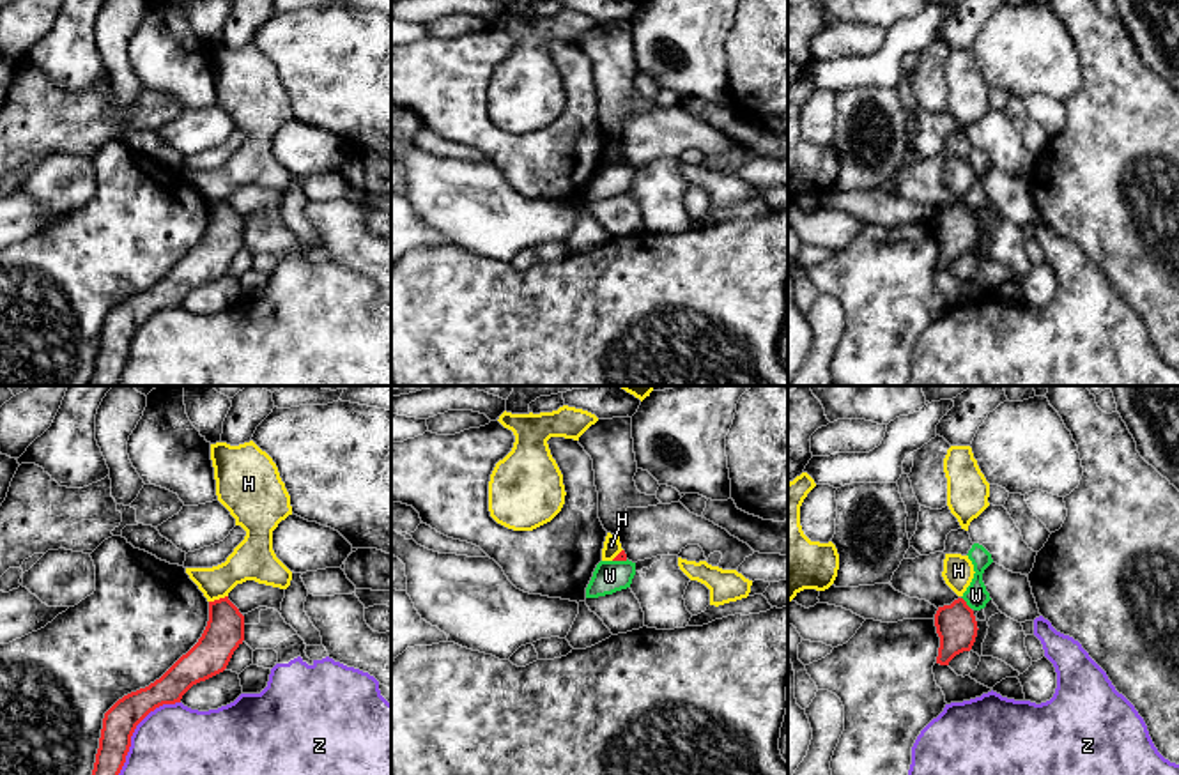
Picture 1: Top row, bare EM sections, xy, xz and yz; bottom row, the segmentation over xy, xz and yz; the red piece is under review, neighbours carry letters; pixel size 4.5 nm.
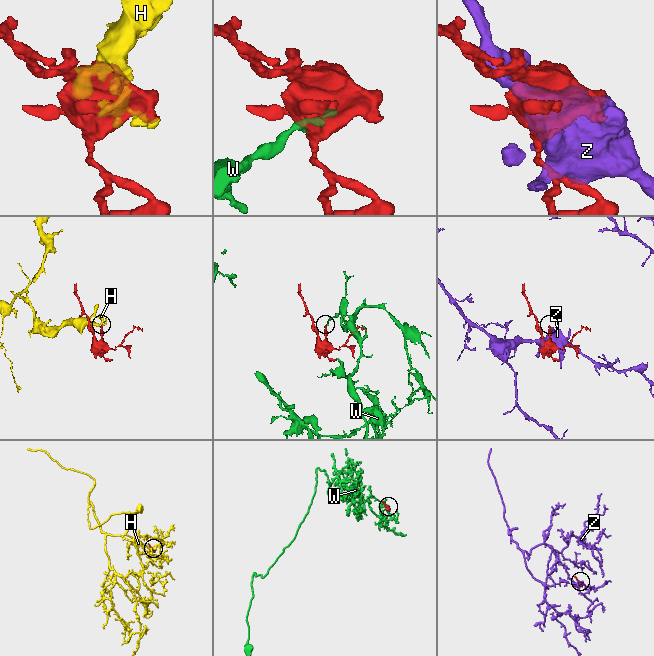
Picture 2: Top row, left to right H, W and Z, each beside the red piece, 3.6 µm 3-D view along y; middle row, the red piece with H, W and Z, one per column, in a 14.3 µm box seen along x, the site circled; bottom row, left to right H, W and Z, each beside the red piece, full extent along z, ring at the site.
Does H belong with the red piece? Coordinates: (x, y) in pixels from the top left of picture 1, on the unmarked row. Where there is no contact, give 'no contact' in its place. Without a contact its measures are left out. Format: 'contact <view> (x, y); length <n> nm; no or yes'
contact xy (220, 202); length 90 nm; no

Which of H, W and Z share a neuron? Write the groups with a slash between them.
H / W / Z

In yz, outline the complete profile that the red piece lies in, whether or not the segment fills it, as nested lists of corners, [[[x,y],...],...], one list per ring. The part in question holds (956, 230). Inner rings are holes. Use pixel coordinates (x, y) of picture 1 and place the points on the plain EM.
[[[963,202],[954,203],[951,209],[938,211],[935,230],[940,241],[936,260],[936,267],[940,269],[949,269],[956,258],[970,255],[979,234],[974,214]]]

